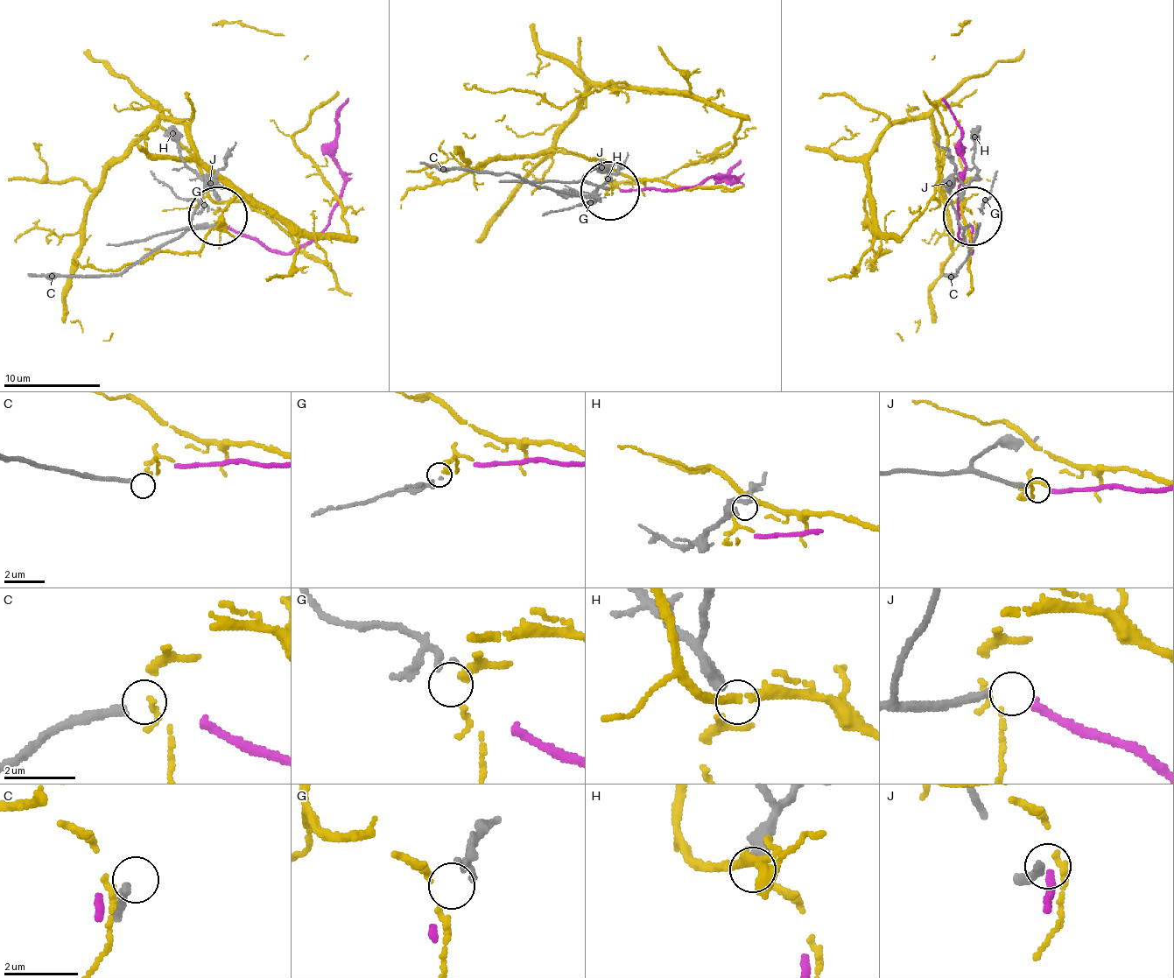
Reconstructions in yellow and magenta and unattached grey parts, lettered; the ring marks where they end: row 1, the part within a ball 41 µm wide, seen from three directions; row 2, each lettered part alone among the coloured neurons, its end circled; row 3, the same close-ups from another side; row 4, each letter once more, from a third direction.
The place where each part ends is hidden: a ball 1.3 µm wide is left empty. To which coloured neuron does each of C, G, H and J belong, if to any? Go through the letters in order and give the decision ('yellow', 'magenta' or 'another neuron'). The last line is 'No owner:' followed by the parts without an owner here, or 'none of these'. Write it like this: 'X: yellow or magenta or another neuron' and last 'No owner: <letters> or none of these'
C: another neuron
G: yellow
H: another neuron
J: magenta
No owner: C, H

